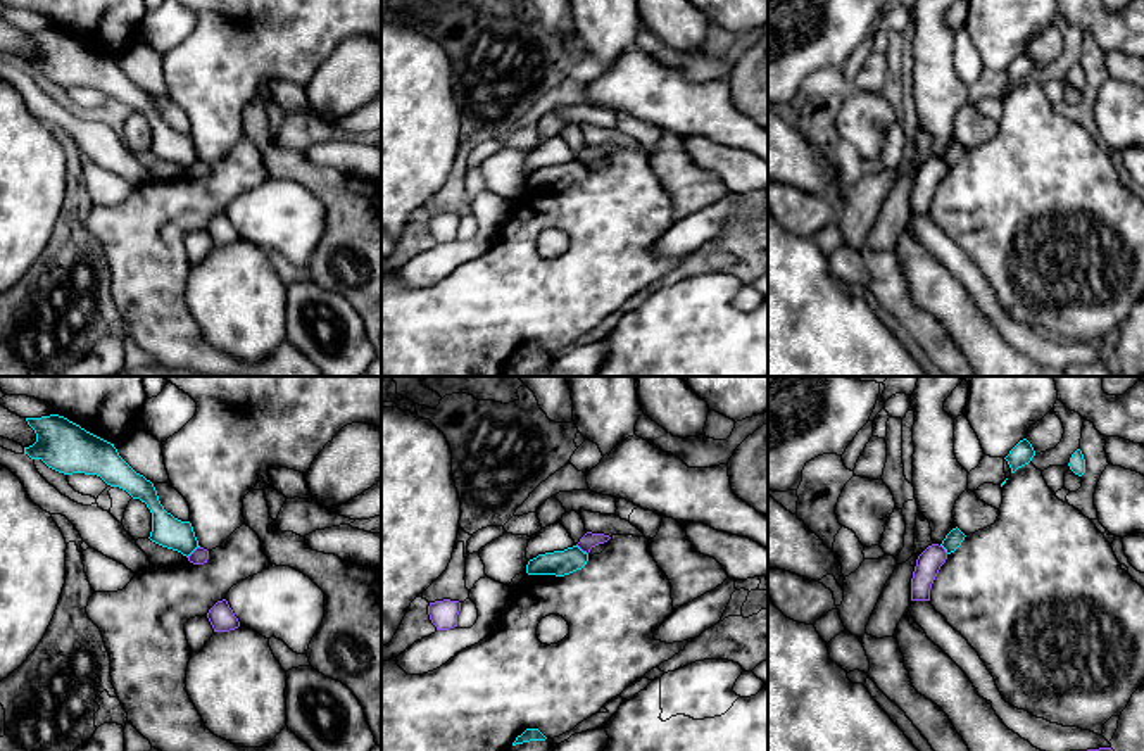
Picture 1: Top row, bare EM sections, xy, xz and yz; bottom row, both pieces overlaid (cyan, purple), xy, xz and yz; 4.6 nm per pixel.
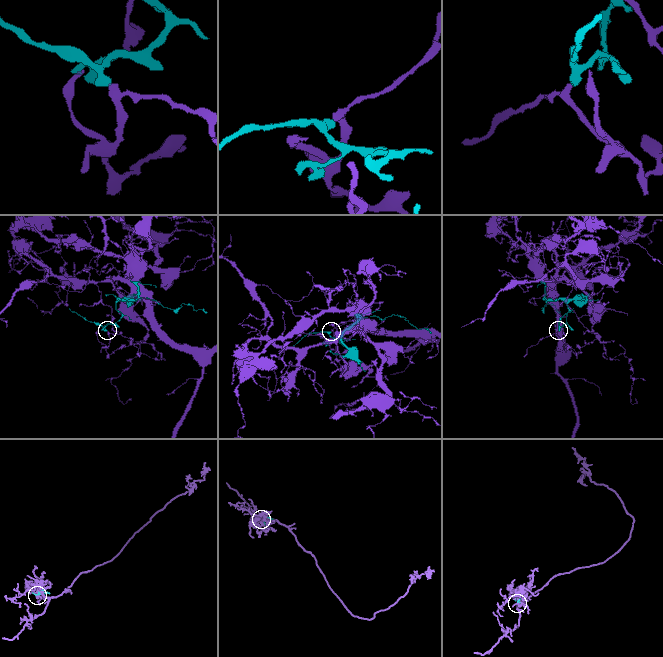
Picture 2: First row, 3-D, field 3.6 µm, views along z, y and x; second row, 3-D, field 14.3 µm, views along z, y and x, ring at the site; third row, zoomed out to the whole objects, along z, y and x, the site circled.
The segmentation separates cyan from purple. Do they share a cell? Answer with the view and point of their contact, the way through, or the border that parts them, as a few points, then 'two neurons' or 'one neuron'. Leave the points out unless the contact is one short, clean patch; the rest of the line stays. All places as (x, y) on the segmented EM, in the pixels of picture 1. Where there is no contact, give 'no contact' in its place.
contact xy (192, 551); border xy (199, 546), (187, 556); two neurons

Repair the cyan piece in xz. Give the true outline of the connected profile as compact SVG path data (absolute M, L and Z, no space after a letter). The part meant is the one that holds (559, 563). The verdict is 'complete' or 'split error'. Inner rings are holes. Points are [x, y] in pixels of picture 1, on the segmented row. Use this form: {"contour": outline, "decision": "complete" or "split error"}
{"contour": "M578 546L568 547L564 551L554 551L538 554L526 565L528 575L556 575L564 577L576 570L581 570L588 561L588 554Z", "decision": "complete"}

